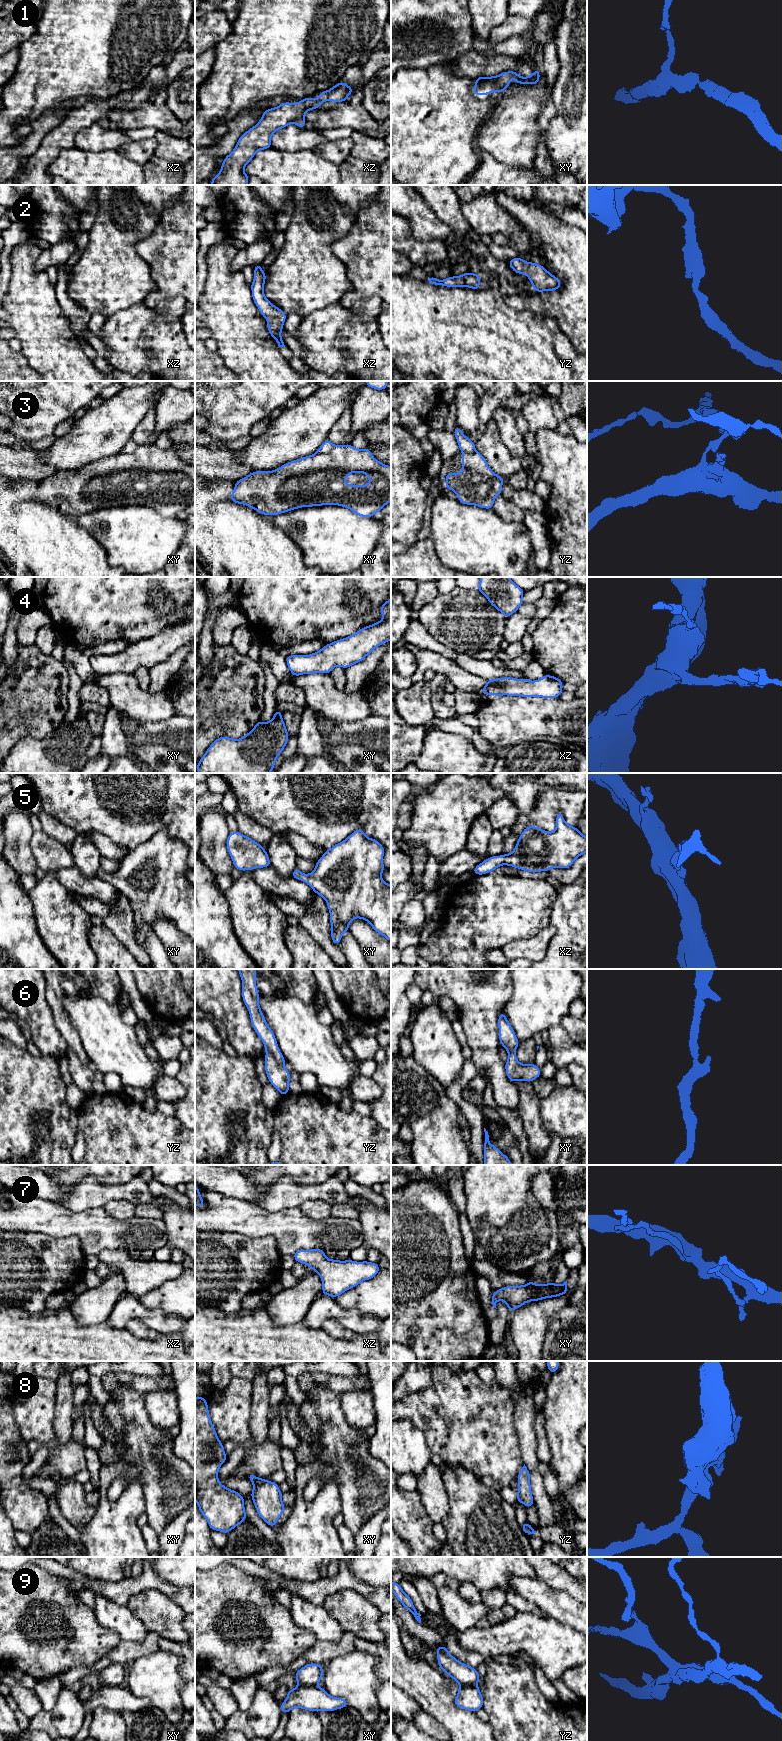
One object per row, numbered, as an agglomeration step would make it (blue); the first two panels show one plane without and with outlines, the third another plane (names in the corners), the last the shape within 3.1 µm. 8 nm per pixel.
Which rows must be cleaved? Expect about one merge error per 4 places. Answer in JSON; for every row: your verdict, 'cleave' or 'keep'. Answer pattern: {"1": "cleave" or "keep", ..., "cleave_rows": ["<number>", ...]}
{"1": "keep", "2": "keep", "3": "cleave", "4": "keep", "5": "keep", "6": "keep", "7": "keep", "8": "keep", "9": "cleave", "cleave_rows": ["3", "9"]}

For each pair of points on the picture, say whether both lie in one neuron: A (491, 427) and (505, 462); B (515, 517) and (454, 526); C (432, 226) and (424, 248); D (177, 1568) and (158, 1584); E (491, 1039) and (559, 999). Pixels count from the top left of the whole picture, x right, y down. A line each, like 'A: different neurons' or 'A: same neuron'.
A: same neuron
B: different neurons
C: different neurons
D: different neurons
E: different neurons

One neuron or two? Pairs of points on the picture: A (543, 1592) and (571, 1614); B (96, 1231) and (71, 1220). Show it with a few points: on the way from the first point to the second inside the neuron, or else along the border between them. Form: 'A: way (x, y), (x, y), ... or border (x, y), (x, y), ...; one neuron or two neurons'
A: way (550, 1599), (555, 1604), (564, 1608); one neuron
B: way (90, 1226), (77, 1223); one neuron

